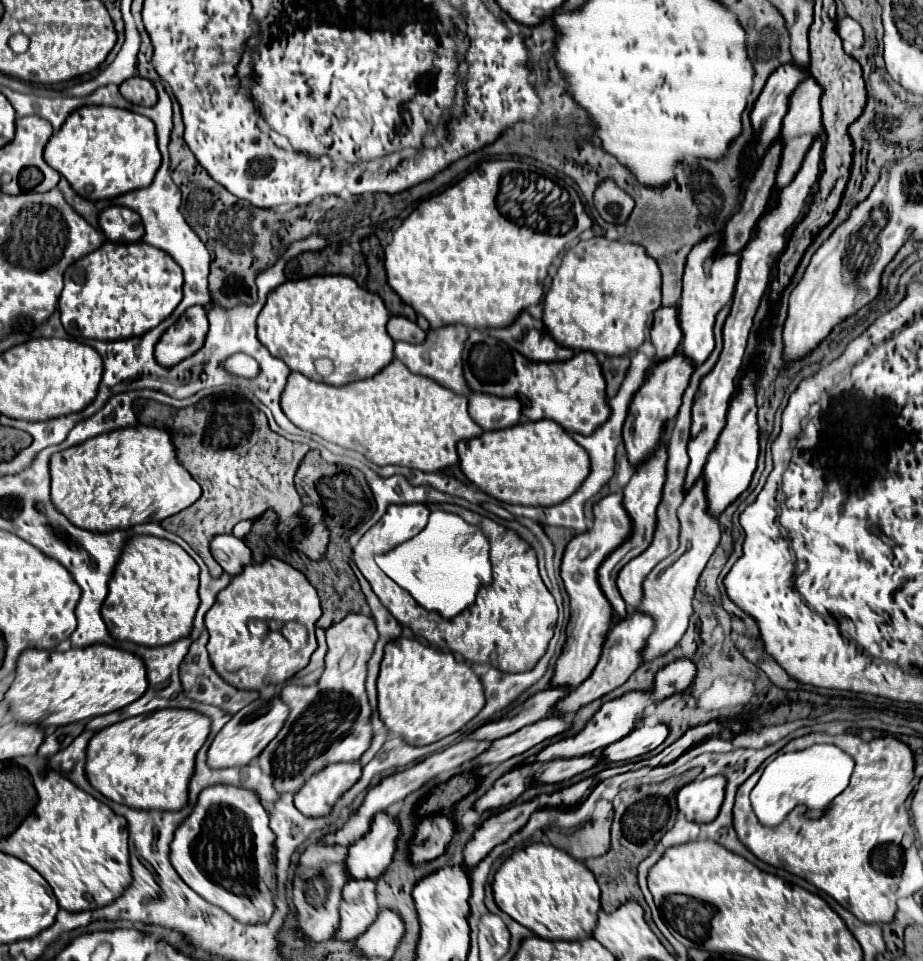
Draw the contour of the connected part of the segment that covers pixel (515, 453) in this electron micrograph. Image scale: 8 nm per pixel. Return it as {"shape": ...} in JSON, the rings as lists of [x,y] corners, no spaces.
{"shape":[[[529,421],[501,431],[485,431],[479,437],[457,443],[463,475],[487,495],[513,505],[555,505],[585,481],[589,455],[557,423]]]}

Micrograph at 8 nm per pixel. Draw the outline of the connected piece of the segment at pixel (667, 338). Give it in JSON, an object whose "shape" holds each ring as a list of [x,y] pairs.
{"shape":[[[661,307],[655,311],[649,339],[655,347],[655,359],[653,359],[655,363],[673,357],[677,353],[677,347],[681,345],[681,329],[677,329],[675,307]]]}

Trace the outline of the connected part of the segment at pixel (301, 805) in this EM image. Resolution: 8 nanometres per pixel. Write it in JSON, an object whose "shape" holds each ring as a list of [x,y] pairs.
{"shape":[[[331,763],[315,773],[293,797],[295,807],[307,817],[327,815],[341,793],[361,777],[361,763]]]}

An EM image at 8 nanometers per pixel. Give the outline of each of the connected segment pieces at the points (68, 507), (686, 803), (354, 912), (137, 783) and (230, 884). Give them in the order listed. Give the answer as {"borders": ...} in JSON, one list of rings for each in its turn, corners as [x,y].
{"borders":[[[[161,427],[115,429],[51,457],[51,501],[57,511],[89,531],[107,533],[145,521],[163,521],[201,497],[199,483],[181,469],[171,435]]],[[[715,775],[691,781],[677,793],[677,807],[693,823],[709,823],[717,817],[725,799],[725,777]]],[[[349,881],[343,887],[343,899],[339,905],[341,923],[331,939],[353,941],[357,935],[377,919],[379,905],[373,893],[373,881]]],[[[161,709],[113,723],[97,731],[87,745],[89,783],[115,803],[137,809],[177,811],[187,805],[195,755],[207,741],[209,717],[193,709]]],[[[213,785],[199,793],[191,815],[179,825],[171,841],[169,859],[179,877],[205,901],[221,907],[241,923],[265,923],[273,915],[275,897],[275,833],[269,827],[269,813],[255,791],[235,785]]]]}

